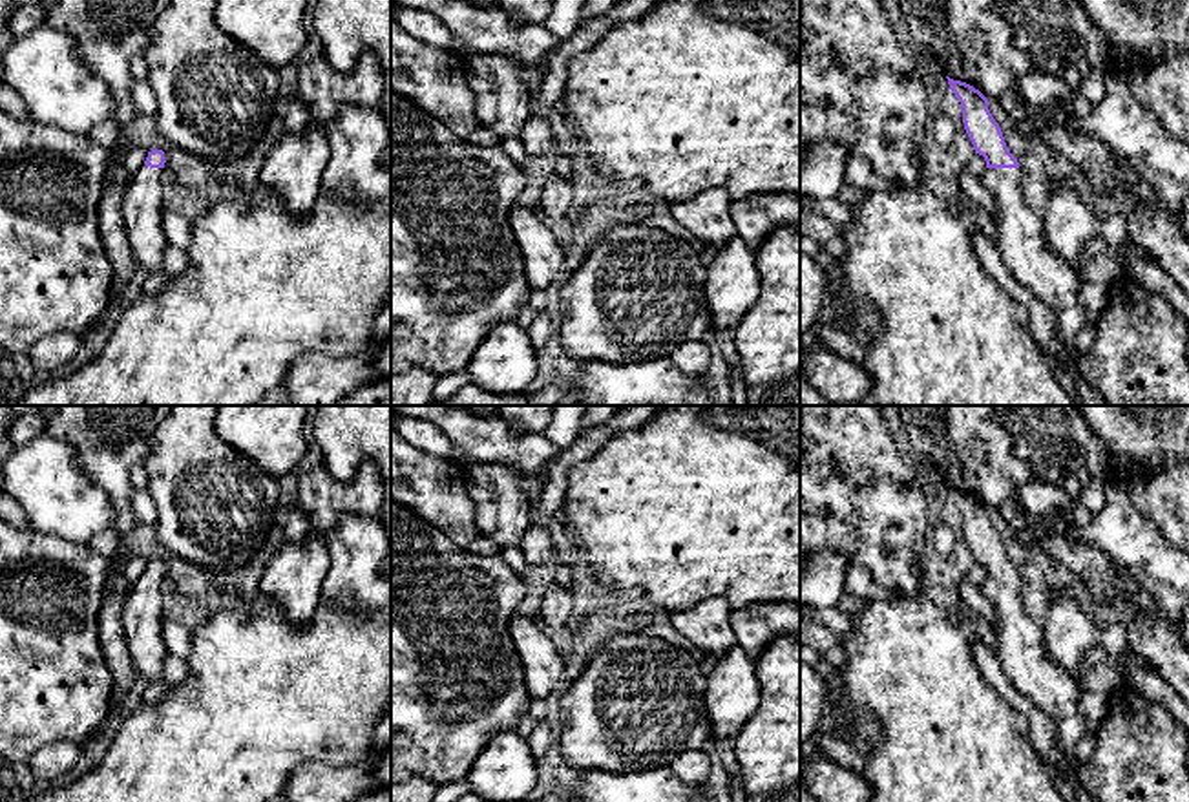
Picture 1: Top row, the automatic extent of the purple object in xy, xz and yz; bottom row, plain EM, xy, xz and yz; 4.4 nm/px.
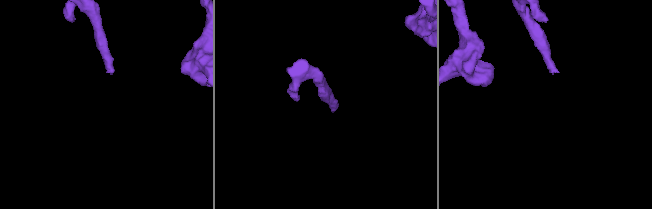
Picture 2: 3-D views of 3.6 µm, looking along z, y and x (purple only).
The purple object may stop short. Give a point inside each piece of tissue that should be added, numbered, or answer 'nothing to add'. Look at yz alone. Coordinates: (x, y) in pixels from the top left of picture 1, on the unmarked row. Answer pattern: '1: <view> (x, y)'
1: yz (1023, 658)

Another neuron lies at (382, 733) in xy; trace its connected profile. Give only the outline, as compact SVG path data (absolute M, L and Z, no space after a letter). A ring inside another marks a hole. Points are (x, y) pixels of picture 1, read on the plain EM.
M391 700L385 703L373 734L373 753L382 751L391 742Z

